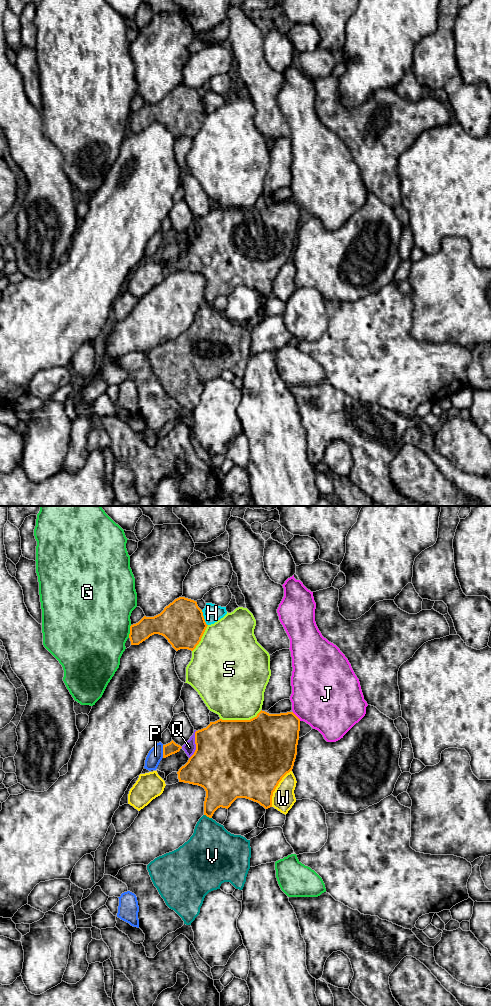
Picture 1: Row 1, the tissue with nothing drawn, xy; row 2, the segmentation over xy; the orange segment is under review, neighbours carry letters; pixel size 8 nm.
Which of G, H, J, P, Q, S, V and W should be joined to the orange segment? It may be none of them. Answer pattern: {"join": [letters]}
{"join": []}

